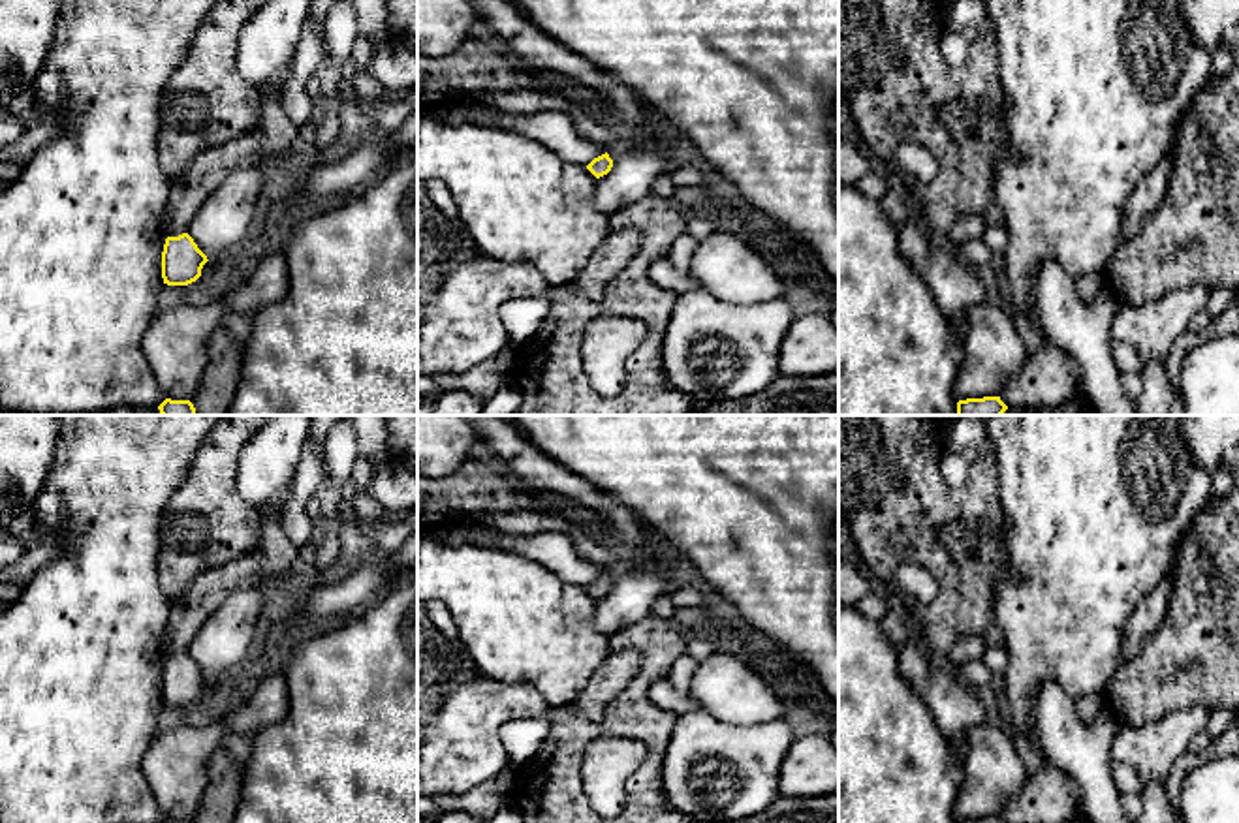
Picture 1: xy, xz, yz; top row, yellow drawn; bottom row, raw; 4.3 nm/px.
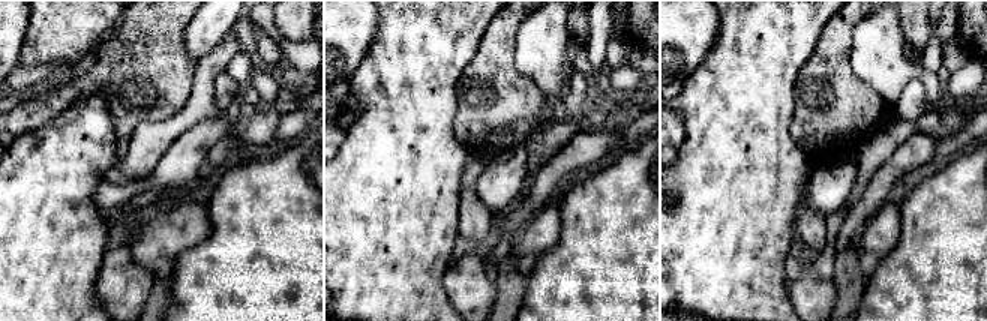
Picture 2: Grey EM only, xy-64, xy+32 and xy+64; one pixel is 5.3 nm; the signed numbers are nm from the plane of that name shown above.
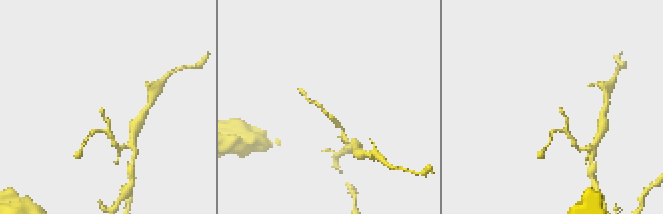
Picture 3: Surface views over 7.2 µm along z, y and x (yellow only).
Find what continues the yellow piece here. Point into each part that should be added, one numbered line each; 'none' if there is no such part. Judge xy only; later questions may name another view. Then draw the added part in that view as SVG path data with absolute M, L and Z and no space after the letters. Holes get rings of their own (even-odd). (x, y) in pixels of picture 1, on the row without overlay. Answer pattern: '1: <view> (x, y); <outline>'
1: xy (275, 555); M261 517L261 537L258 547L216 569L201 571L184 596L173 601L169 622L162 639L164 654L179 658L186 654L190 641L203 622L235 592L301 567L303 551L297 549L282 526Z

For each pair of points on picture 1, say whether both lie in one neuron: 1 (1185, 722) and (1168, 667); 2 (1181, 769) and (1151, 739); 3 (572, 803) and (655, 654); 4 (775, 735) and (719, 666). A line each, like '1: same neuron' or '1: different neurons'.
1: different neurons
2: different neurons
3: same neuron
4: different neurons

